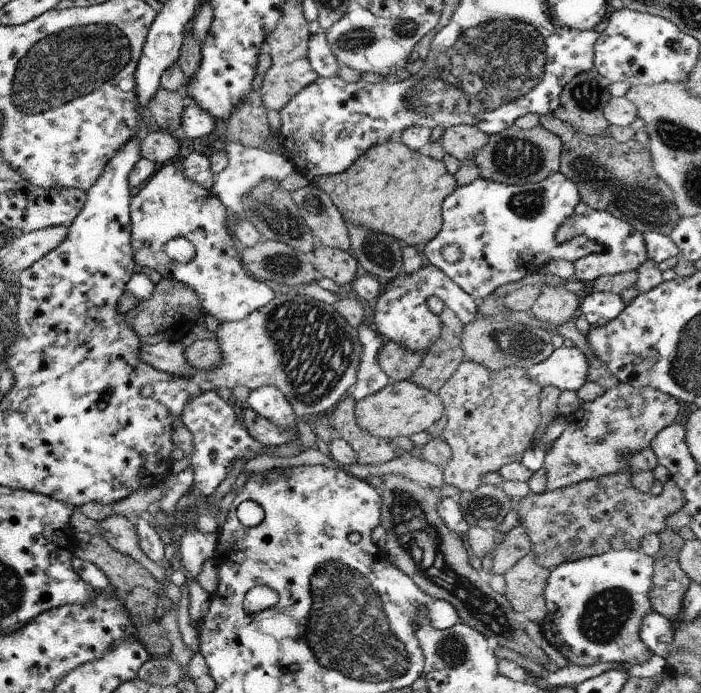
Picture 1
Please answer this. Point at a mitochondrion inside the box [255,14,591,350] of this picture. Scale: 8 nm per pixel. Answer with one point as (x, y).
(494, 64)

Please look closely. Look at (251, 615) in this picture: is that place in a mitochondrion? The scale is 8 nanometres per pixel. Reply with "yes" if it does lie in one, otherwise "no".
no

